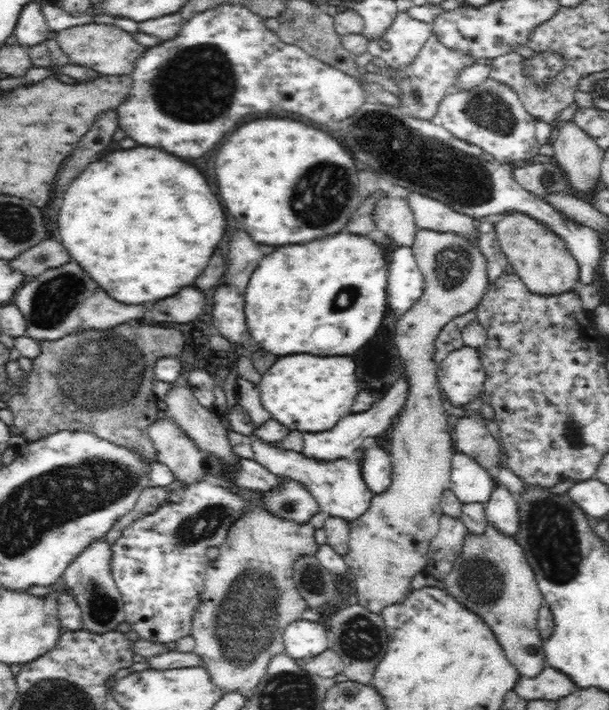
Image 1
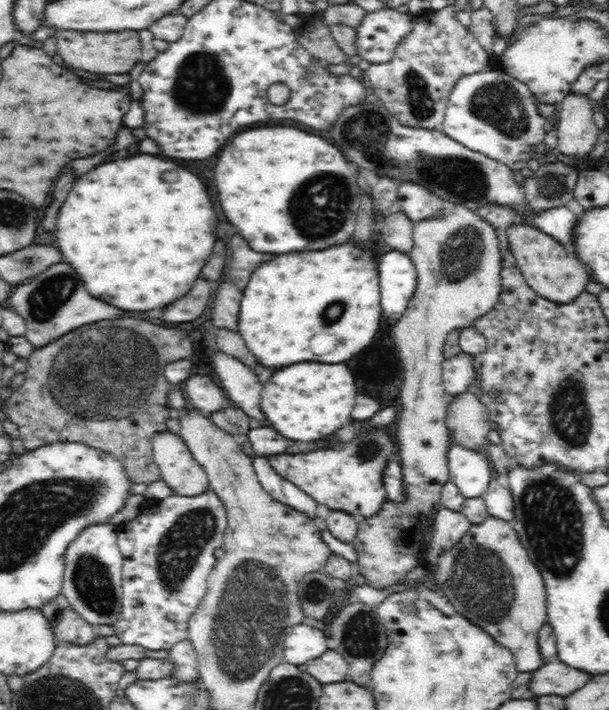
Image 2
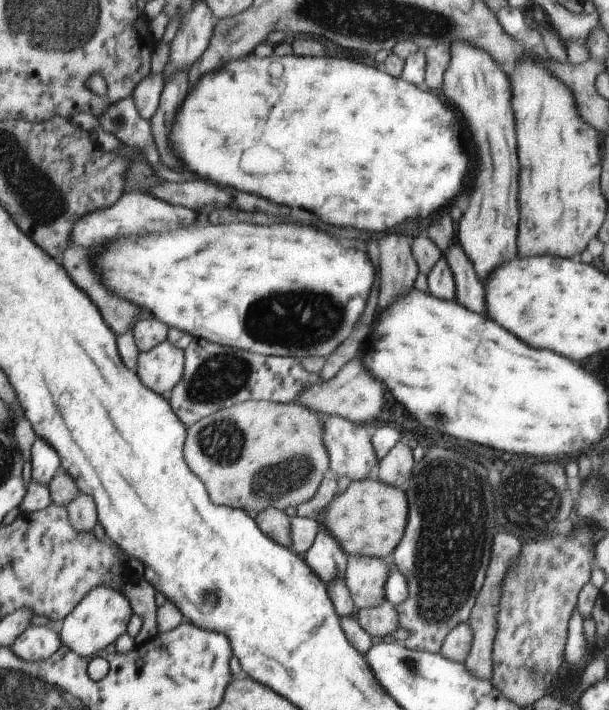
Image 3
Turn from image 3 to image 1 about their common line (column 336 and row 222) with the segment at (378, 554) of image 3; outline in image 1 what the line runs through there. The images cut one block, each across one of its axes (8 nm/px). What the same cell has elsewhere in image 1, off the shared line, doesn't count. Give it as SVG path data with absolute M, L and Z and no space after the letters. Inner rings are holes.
M516 211L502 213L495 224L501 251L530 292L557 295L572 291L574 284L580 280L579 266L560 236L530 215Z

